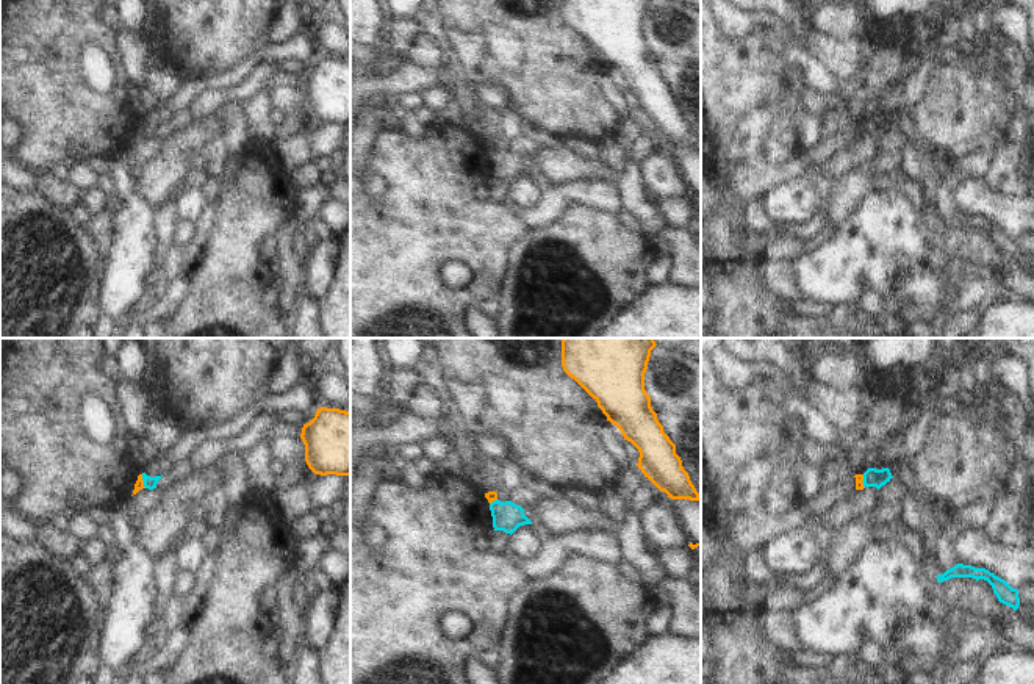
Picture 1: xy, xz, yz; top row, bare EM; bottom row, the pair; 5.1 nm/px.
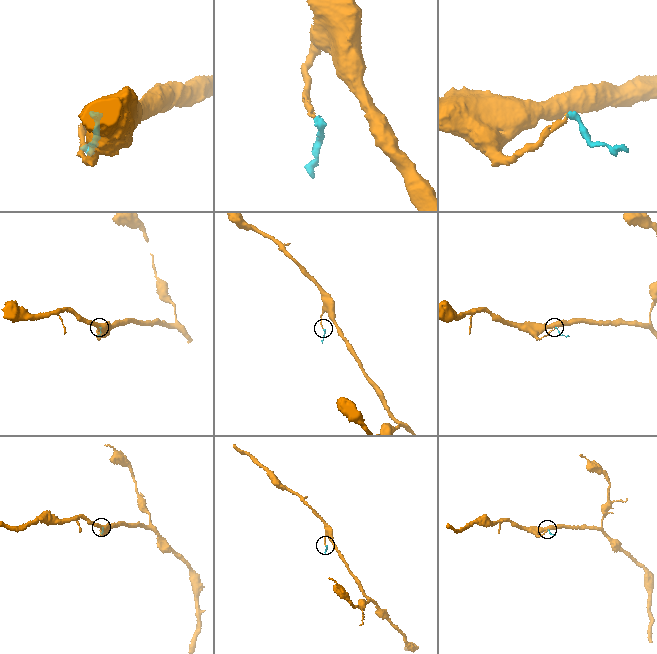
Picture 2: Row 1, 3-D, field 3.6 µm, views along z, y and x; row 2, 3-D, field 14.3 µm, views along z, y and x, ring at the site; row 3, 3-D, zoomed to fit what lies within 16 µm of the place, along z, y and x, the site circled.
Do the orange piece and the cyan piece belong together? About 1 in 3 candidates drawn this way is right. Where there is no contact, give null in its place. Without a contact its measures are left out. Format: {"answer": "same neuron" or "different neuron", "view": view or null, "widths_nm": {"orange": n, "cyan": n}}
{"answer": "different neuron", "view": "xy", "widths_nm": {"orange": 50, "cyan": 60}}

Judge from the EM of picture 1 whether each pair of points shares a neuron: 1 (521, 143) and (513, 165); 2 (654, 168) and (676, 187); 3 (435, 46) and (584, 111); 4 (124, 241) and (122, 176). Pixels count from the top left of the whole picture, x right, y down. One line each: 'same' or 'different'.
1: same
2: same
3: different
4: same

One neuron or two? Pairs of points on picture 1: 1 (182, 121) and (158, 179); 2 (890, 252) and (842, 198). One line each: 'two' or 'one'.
1: two
2: two

